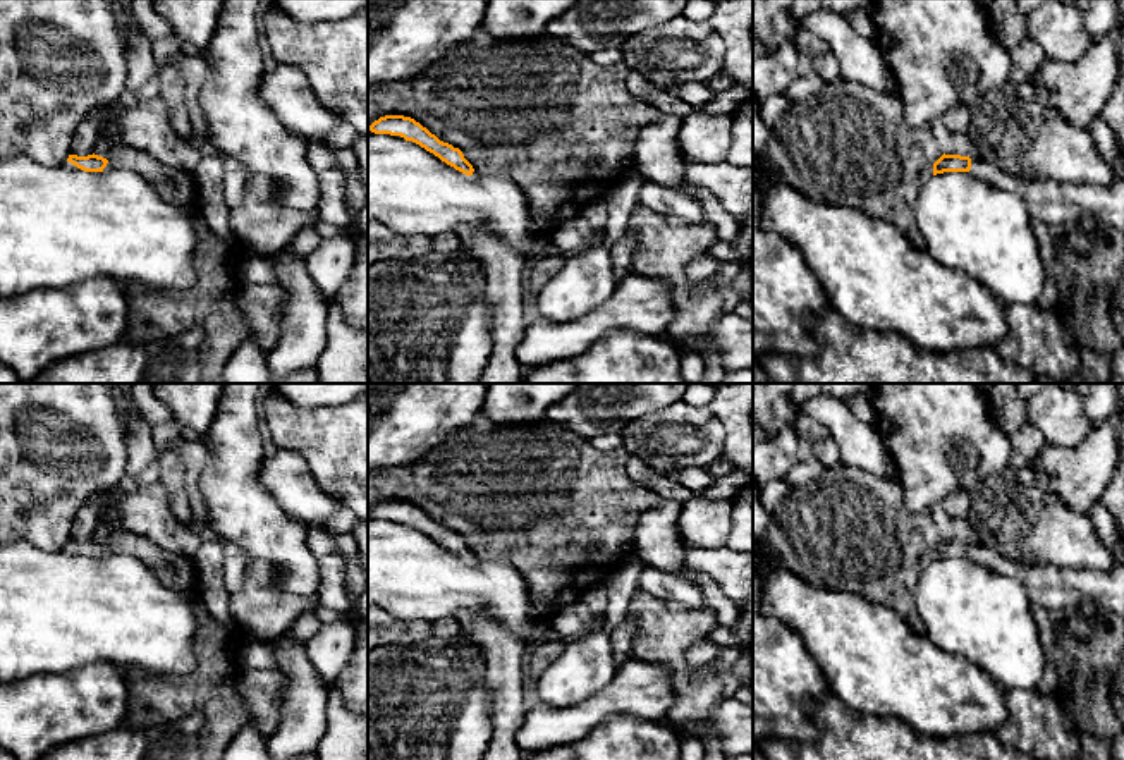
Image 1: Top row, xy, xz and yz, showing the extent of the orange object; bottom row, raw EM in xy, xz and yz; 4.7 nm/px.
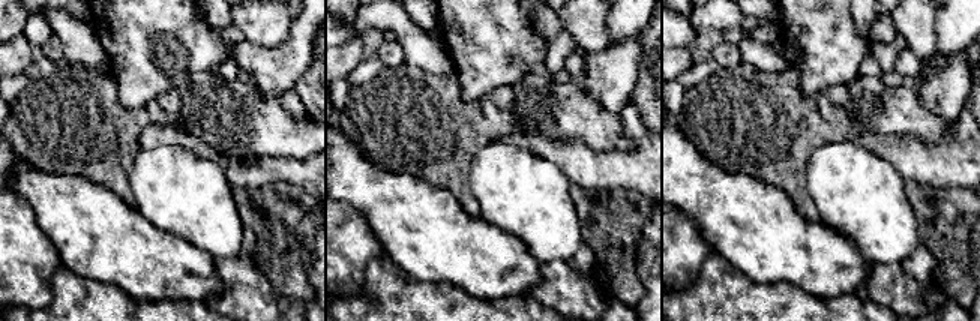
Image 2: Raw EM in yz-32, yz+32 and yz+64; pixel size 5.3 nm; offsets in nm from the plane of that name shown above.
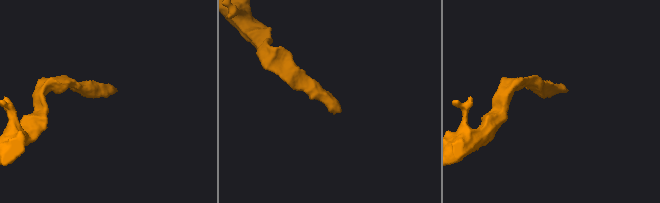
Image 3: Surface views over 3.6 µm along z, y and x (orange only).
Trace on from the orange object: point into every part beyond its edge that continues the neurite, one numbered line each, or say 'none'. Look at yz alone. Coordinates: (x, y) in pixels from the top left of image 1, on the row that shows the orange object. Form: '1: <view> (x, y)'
1: yz (1062, 205)

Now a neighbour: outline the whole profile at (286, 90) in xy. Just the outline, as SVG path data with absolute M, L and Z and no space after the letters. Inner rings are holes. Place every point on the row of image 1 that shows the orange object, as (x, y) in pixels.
M277 64L273 70L265 70L258 86L258 96L290 132L304 138L308 146L328 146L327 136L333 131L339 119L318 100L308 74L297 65Z

